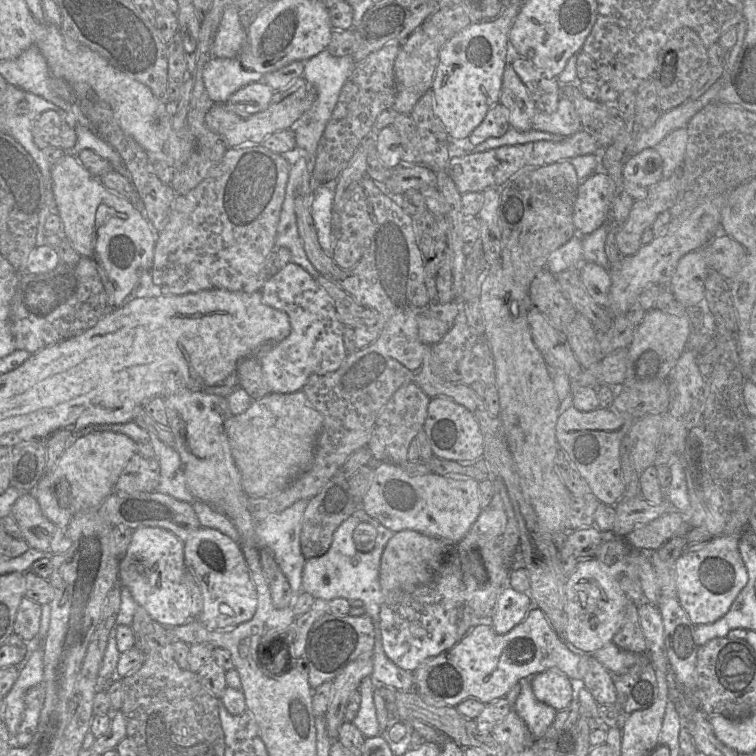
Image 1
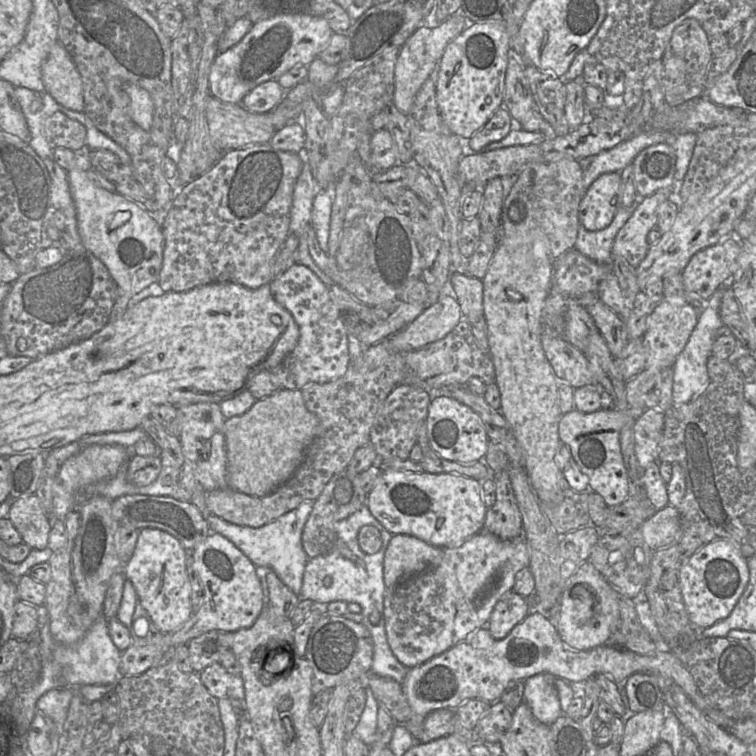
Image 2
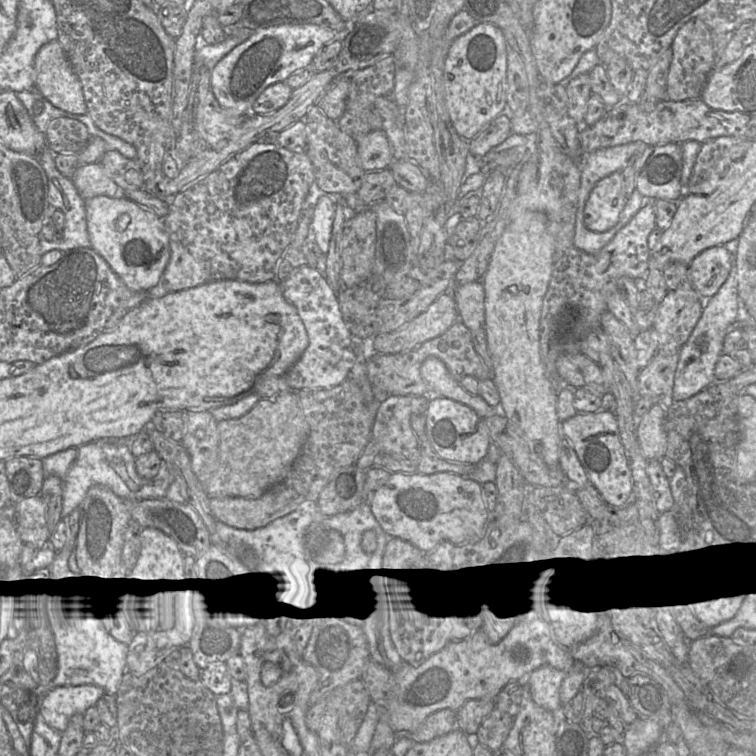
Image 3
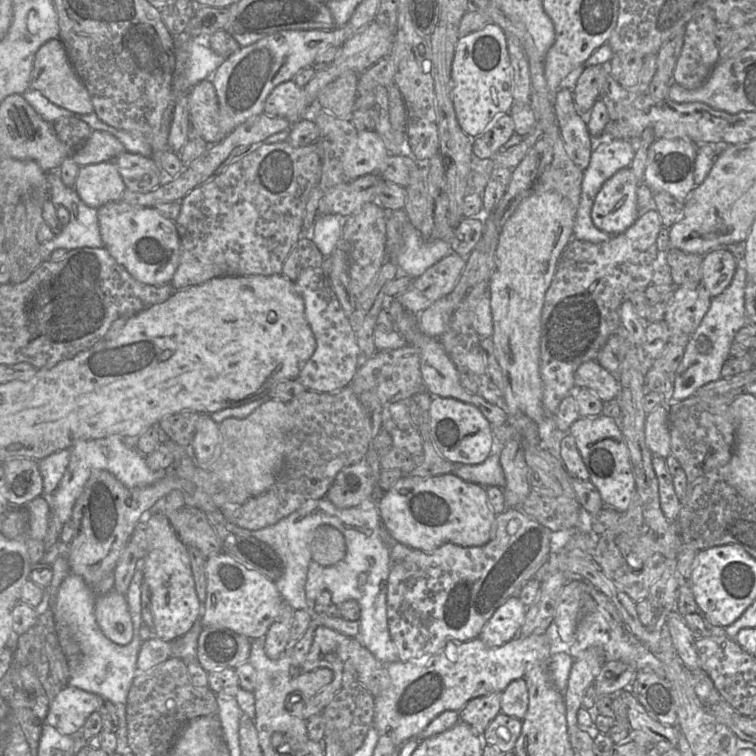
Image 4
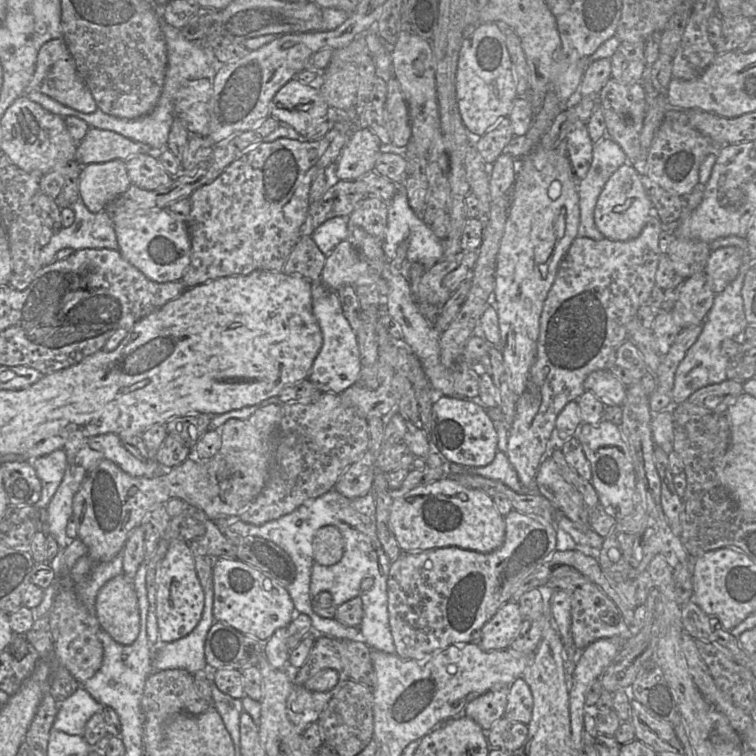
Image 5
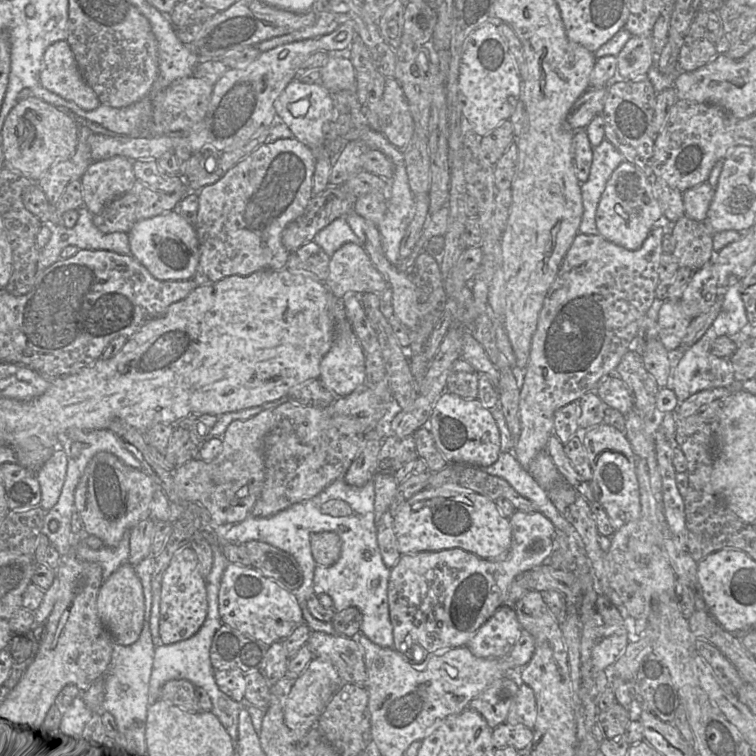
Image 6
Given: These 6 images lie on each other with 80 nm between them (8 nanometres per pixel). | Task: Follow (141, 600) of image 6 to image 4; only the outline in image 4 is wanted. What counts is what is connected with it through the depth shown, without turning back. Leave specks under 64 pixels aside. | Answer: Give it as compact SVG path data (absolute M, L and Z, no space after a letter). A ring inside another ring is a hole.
M111 590L95 600L95 617L103 634L118 645L127 645L133 638L133 623L126 596Z

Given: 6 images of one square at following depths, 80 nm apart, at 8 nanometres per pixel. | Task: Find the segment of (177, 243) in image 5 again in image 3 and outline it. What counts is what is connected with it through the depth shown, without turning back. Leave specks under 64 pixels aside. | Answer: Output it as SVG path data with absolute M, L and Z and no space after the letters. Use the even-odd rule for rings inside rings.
M96 196L87 199L85 211L91 248L104 258L124 284L136 292L148 292L155 287L170 259L164 218L146 211L126 197Z

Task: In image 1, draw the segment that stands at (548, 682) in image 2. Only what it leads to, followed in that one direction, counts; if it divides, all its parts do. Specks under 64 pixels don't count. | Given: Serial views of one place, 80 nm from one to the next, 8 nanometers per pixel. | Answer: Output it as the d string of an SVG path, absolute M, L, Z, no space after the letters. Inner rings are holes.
M528 676L518 682L521 685L521 691L513 709L525 722L533 736L540 739L553 724L557 710L536 699L531 686L533 677Z

